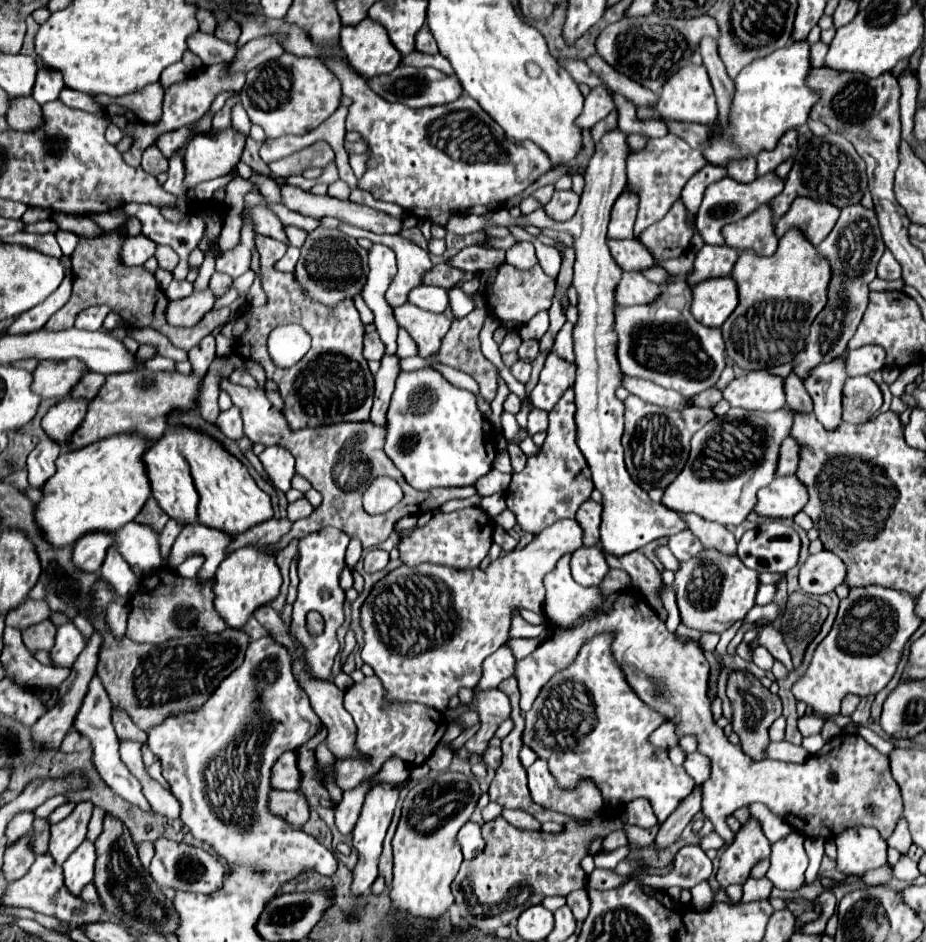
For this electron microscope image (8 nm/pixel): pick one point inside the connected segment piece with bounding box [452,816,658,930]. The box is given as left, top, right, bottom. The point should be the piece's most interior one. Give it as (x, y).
(517, 869)

